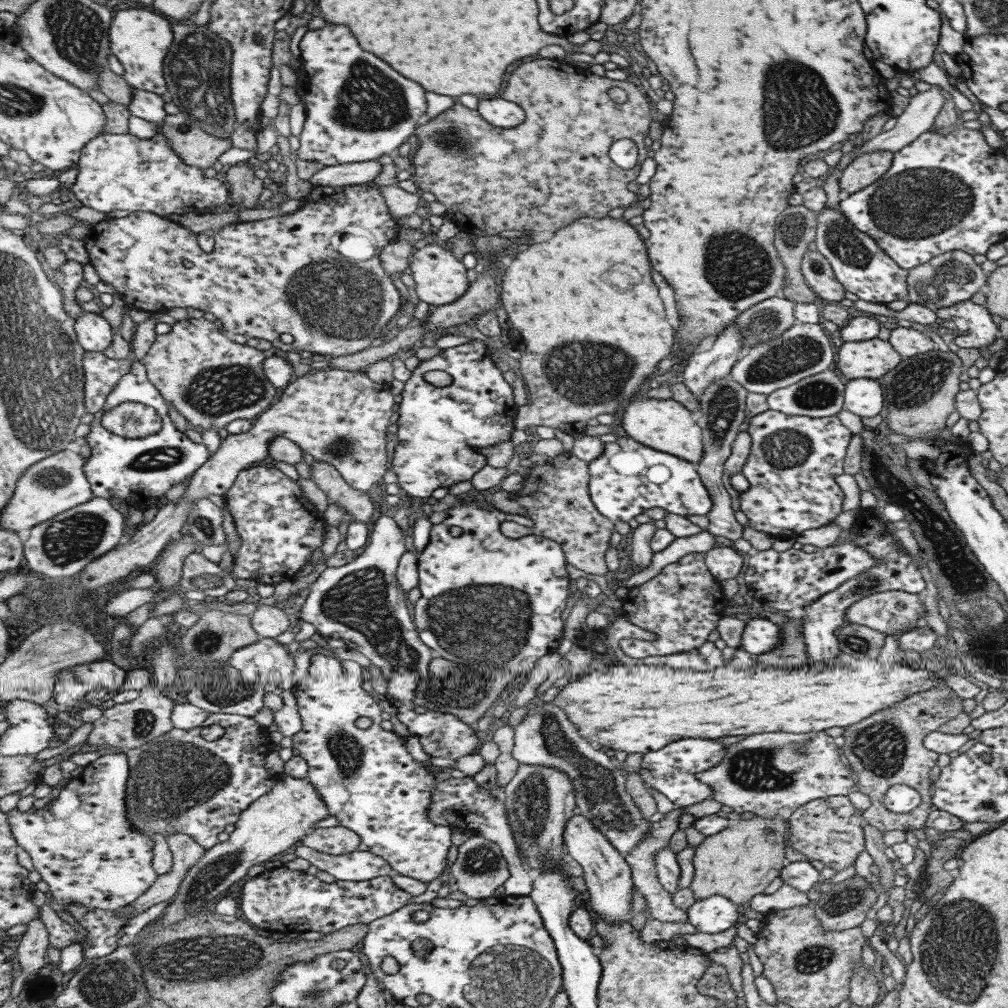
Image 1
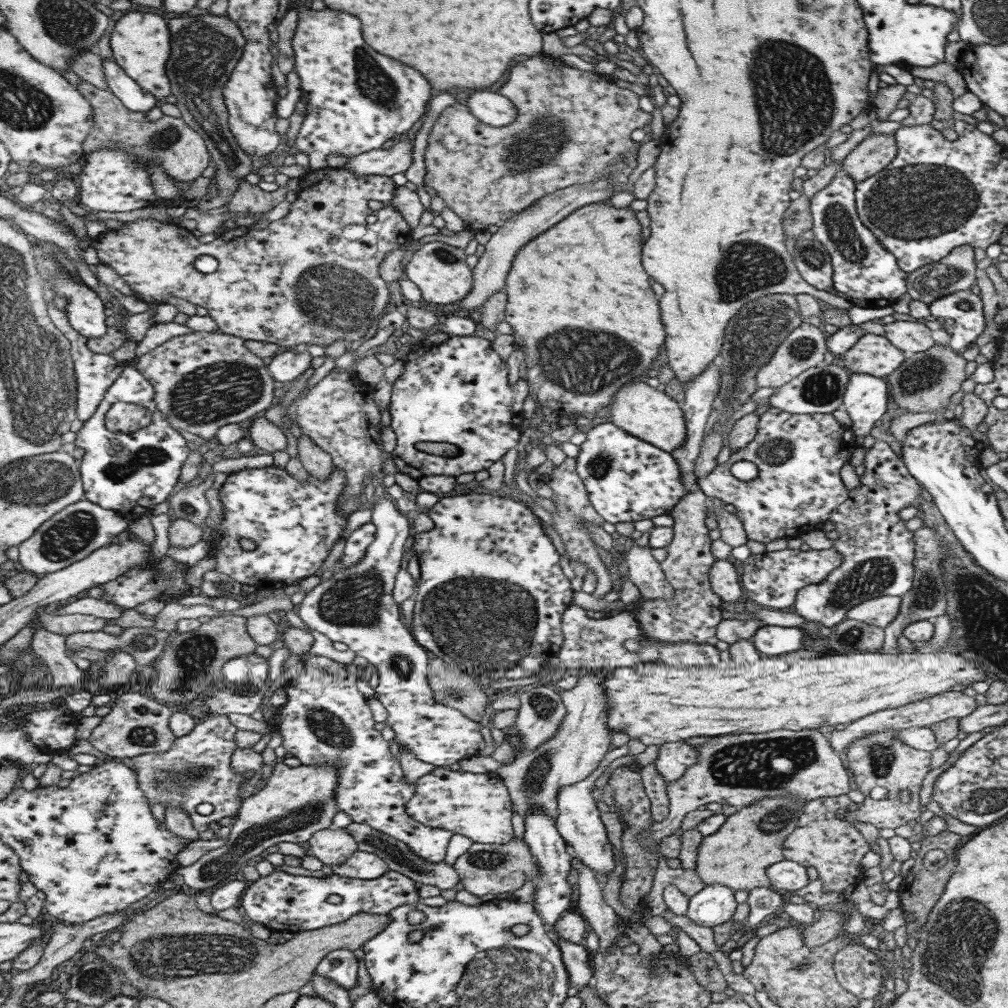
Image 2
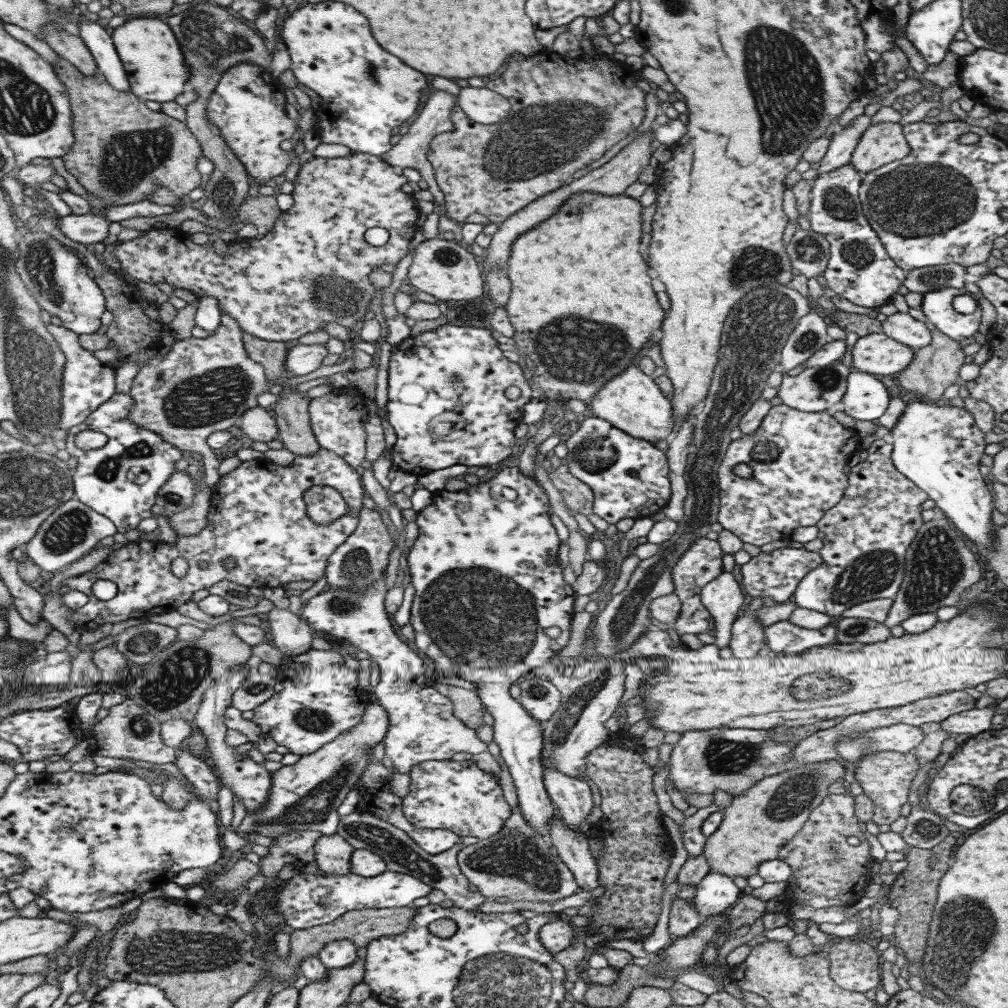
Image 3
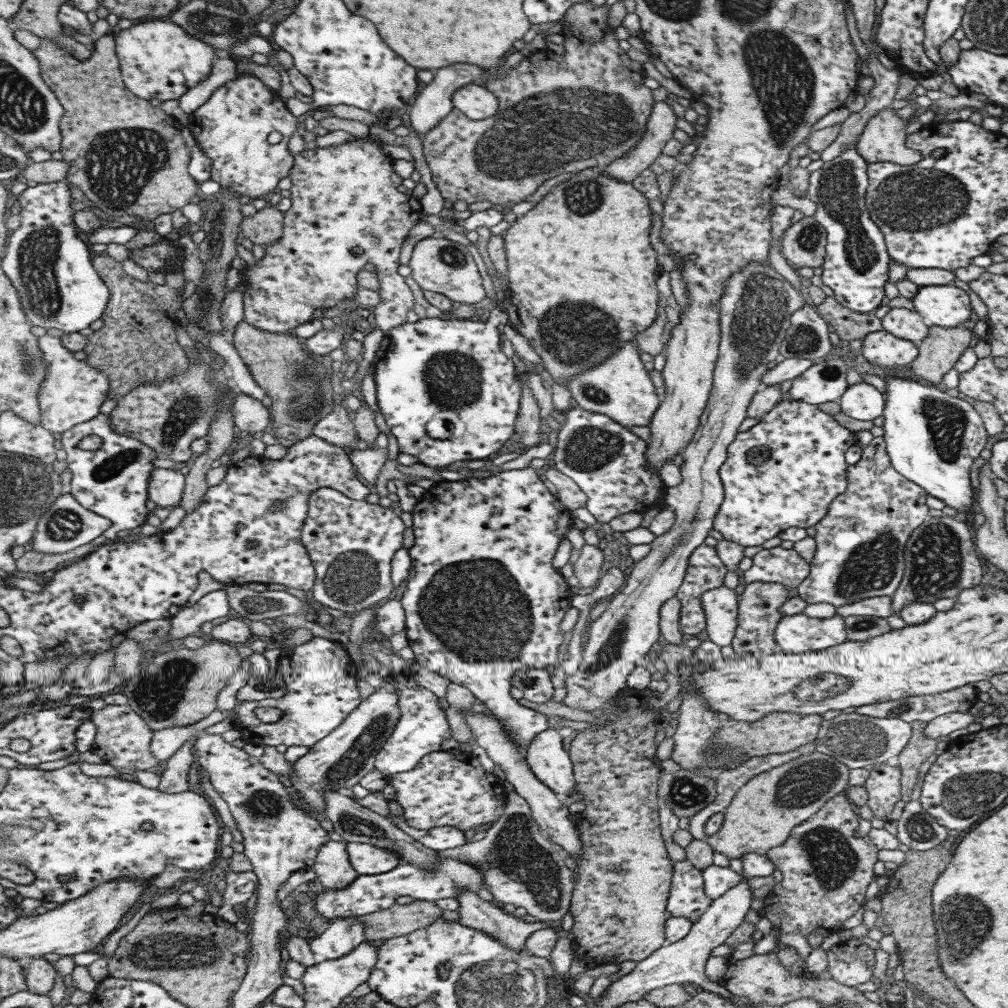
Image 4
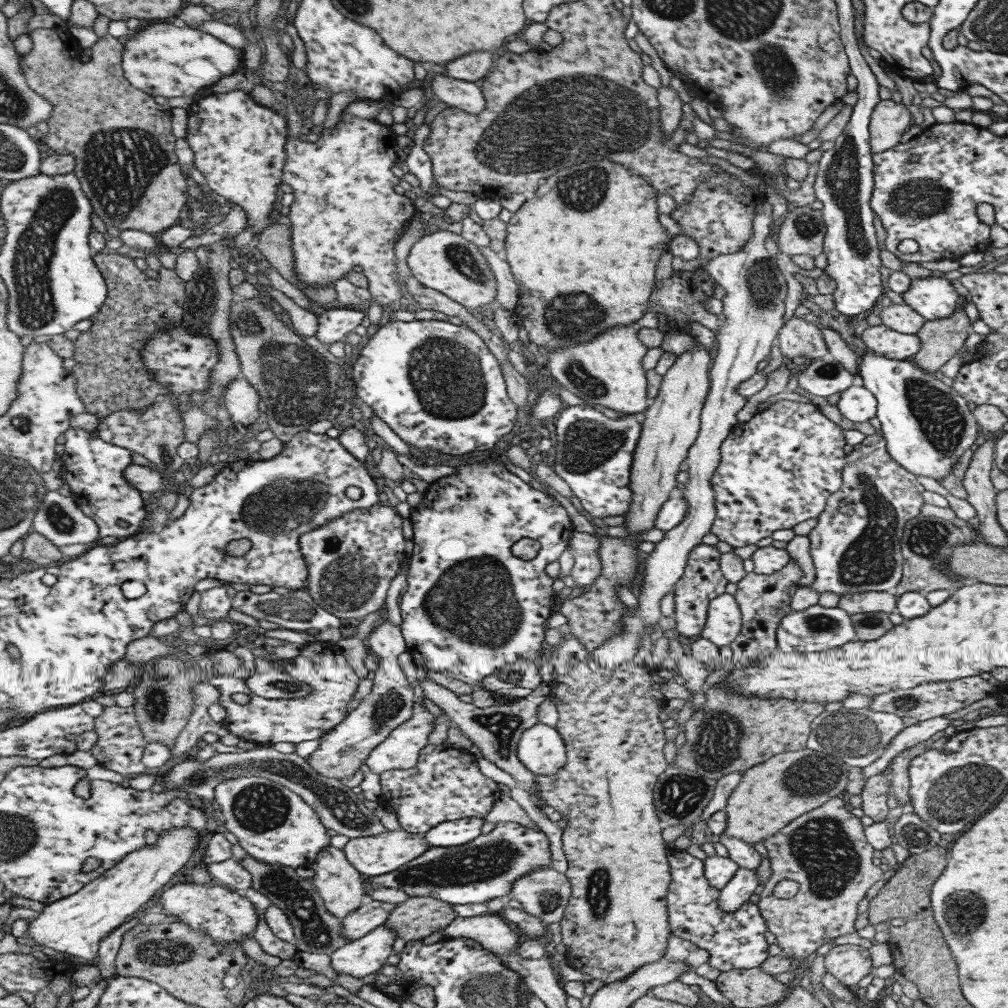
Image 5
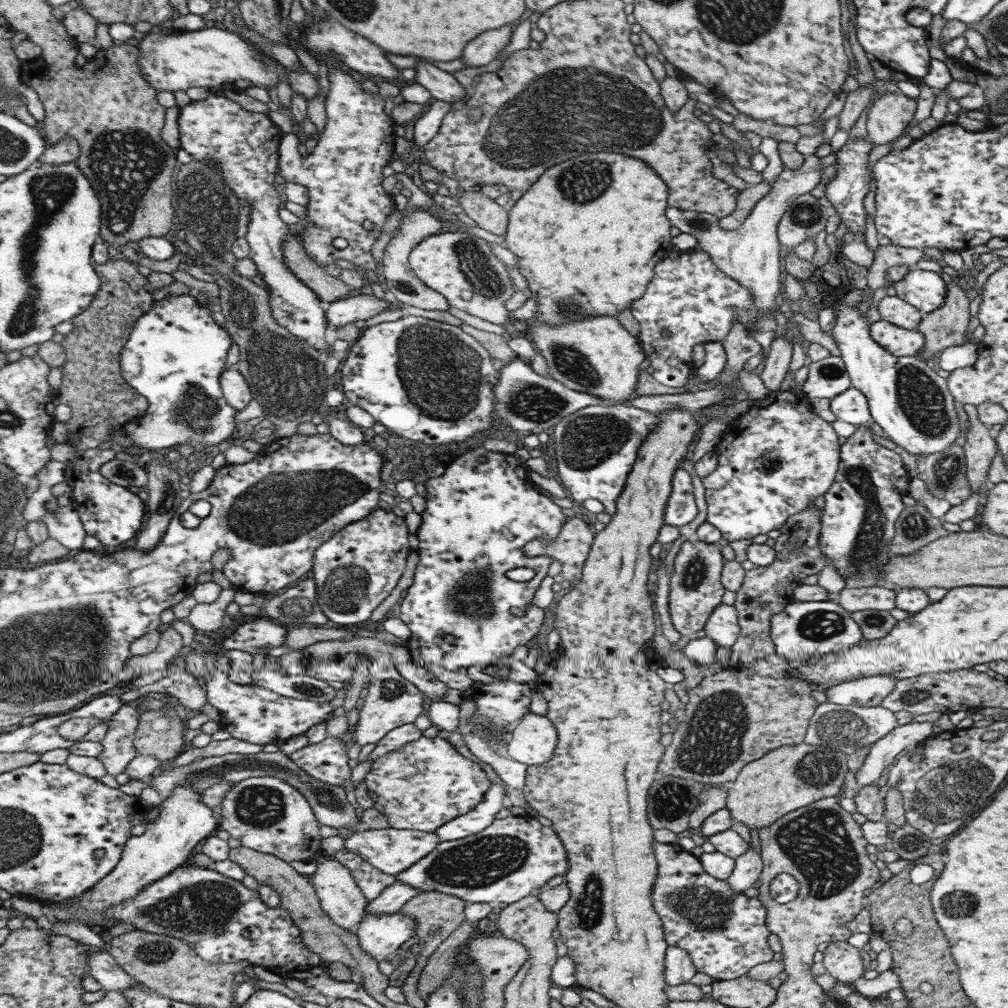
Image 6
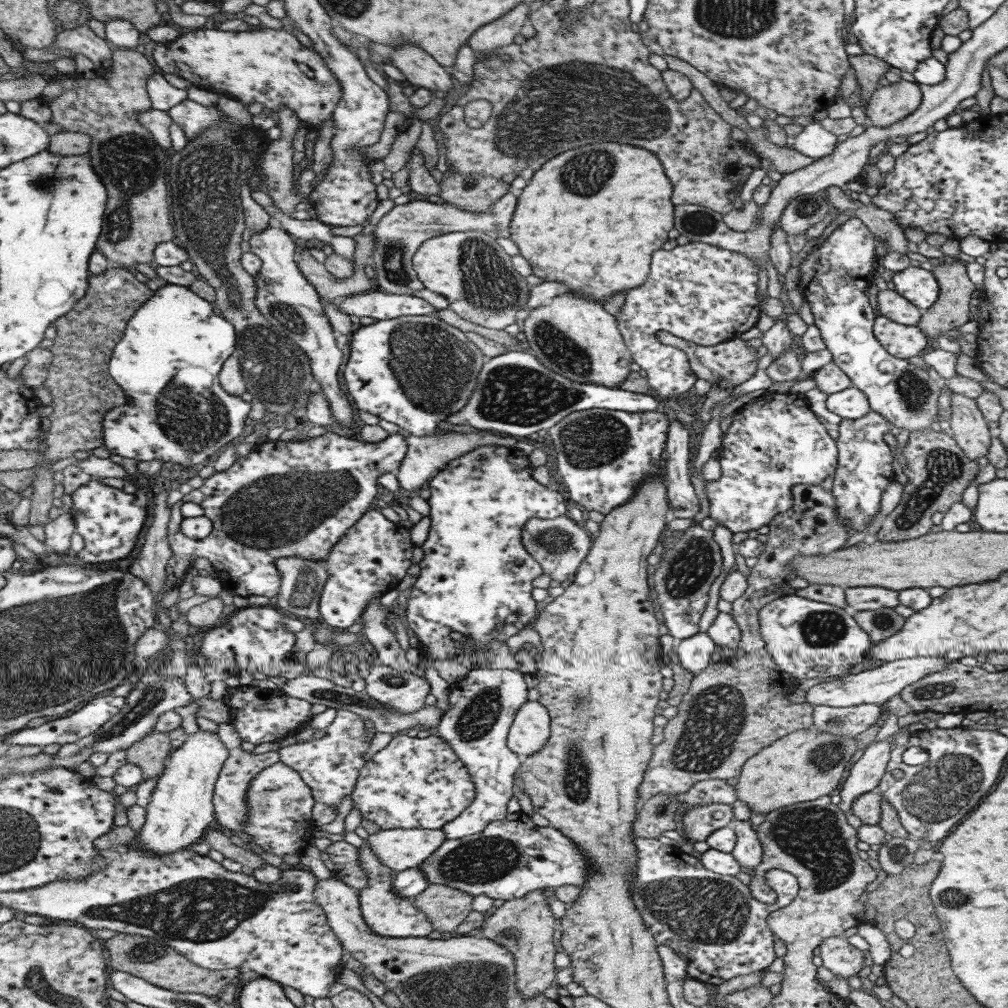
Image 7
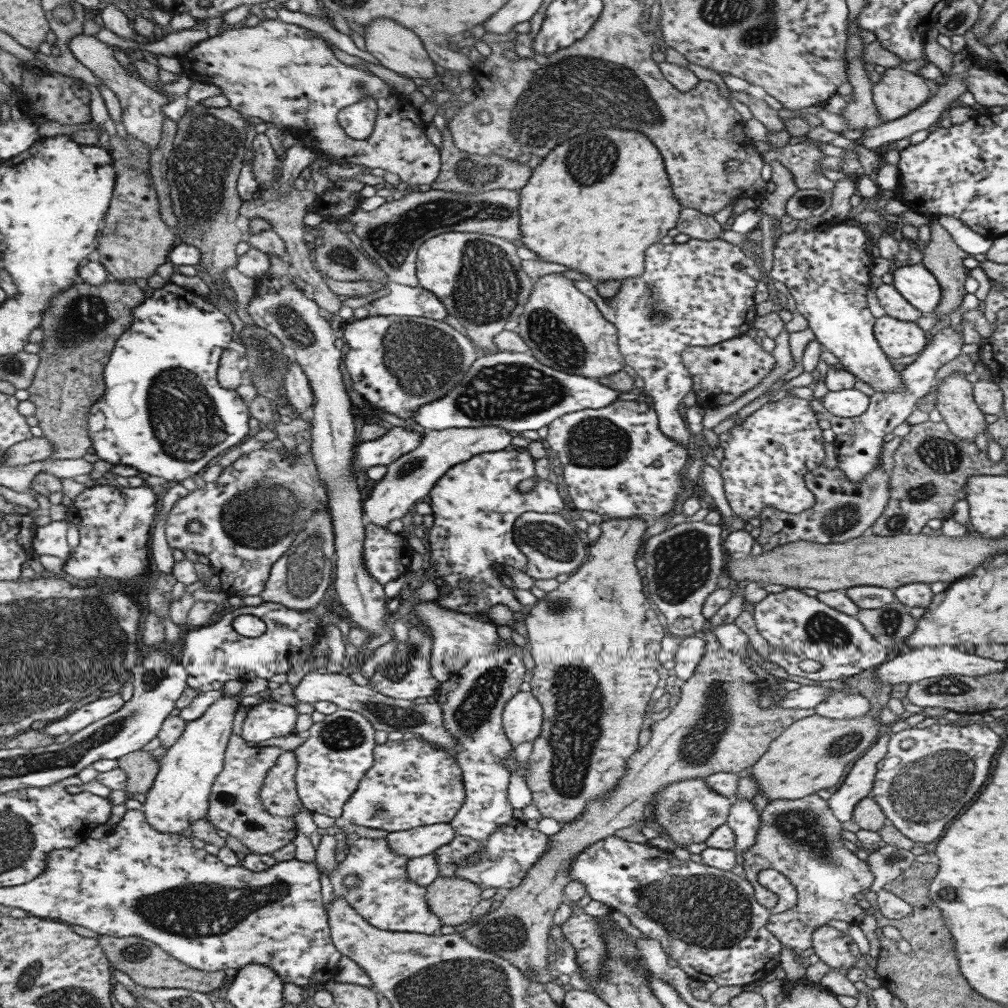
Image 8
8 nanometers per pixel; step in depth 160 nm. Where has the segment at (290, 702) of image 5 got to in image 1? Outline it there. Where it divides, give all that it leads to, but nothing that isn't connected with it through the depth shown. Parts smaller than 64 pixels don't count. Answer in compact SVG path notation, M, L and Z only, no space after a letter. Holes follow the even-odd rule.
M318 653L312 655L309 661L307 676L301 678L303 682L292 690L297 701L301 730L290 737L293 743L291 749L297 750L308 766L305 780L314 786L319 800L327 808L327 814L335 816L342 827L352 830L360 842L366 844L370 853L380 856L400 875L425 884L431 882L445 868L447 850L452 845L449 827L433 824L428 819L434 776L405 751L403 738L385 730L379 717L381 710L375 700L363 691L359 678L347 676L337 658ZM359 716L370 718L371 726L365 730L356 728L354 722Z

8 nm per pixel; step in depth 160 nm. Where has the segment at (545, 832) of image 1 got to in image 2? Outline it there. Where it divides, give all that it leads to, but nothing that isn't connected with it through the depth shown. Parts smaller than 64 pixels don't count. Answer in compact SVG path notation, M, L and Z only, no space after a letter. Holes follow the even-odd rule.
M587 674L577 680L571 690L561 692L560 700L565 707L565 716L555 732L555 736L531 752L521 753L509 765L501 765L494 772L506 786L512 810L525 818L530 810L541 810L551 820L557 818L557 793L559 787L587 778L605 756L611 732L605 726L607 706L605 690L601 683L606 677Z

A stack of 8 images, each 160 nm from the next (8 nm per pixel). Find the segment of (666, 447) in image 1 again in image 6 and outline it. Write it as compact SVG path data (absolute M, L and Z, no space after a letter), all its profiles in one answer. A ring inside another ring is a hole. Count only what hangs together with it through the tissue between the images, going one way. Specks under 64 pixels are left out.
M587 316L581 320L547 326L532 320L523 326L531 326L531 340L538 353L545 358L546 372L548 376L564 384L571 390L584 392L599 399L607 400L609 404L616 405L634 399L637 394L636 385L639 364L645 358L638 339L631 336L614 317L611 316Z

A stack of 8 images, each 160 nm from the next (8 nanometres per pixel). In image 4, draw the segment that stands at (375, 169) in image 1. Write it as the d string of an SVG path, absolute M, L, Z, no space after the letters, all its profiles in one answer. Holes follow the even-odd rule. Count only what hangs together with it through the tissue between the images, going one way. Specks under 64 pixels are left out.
M451 64L439 68L433 80L412 98L413 104L405 107L410 130L423 136L453 108L450 98L458 88L473 82L479 83L485 75L484 70L481 76L481 68L471 64Z

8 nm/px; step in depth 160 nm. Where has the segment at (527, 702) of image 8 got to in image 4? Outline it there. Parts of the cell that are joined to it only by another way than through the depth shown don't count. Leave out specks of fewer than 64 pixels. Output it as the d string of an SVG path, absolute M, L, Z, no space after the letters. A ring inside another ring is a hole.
M547 728L539 732L529 742L524 761L535 778L552 790L553 794L563 794L569 798L575 794L575 781L571 761L561 741L555 729Z

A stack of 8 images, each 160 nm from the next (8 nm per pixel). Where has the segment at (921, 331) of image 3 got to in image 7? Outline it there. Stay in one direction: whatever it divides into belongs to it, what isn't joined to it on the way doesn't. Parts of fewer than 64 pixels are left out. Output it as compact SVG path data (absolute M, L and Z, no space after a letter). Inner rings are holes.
M889 289L878 291L876 303L881 316L903 325L917 325L923 312L906 298Z

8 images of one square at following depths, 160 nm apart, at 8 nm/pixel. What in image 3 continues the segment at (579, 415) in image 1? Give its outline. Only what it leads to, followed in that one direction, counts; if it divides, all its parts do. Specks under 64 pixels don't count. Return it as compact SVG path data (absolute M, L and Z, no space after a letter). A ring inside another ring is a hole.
M579 192L569 196L565 202L561 203L559 209L547 220L539 222L531 230L527 230L514 238L507 258L506 273L510 282L510 293L507 302L504 304L505 312L509 318L509 323L513 327L512 339L515 346L524 352L534 364L533 378L529 382L535 393L545 397L550 397L556 402L566 402L571 398L583 401L586 406L592 399L593 394L599 390L611 377L619 374L630 364L637 365L633 360L638 350L647 342L647 338L652 335L653 330L661 328L664 318L664 310L659 306L656 292L651 288L651 278L647 276L647 266L645 260L639 254L639 237L641 236L641 210L637 199L629 198L625 194L615 194L613 196L603 196L595 192Z

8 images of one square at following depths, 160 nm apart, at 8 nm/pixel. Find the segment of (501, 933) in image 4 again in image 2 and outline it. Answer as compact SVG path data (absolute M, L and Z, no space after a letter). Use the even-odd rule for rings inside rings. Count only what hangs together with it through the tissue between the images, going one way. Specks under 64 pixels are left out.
M350 823L344 830L353 837L355 844L357 844L356 850L370 852L380 857L388 870L400 872L403 876L414 880L419 885L431 885L439 890L459 887L460 878L454 868L442 860L439 863L430 863L425 859L419 858L405 843L394 839L392 836L383 835L382 832L373 830L368 824Z

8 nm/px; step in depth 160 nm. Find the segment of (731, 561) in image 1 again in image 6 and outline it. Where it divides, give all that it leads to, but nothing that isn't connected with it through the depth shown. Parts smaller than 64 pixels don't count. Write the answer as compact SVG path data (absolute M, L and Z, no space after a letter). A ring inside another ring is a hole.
M720 602L707 617L703 628L705 636L718 647L730 647L739 634L735 609Z

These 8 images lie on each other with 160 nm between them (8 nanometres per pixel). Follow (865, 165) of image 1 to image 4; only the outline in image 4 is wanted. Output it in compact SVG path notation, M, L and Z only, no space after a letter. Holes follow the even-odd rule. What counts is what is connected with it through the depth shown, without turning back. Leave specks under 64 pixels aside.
M890 107L879 109L865 123L855 146L867 164L892 162L905 166L921 160L920 152L904 145L908 120L894 113Z

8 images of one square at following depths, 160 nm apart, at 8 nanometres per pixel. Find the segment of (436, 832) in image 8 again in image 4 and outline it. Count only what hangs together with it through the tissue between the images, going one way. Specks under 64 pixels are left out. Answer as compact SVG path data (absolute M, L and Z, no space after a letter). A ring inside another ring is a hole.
M348 842L345 845L349 862L358 875L389 872L400 863L398 854L389 849L358 842Z

